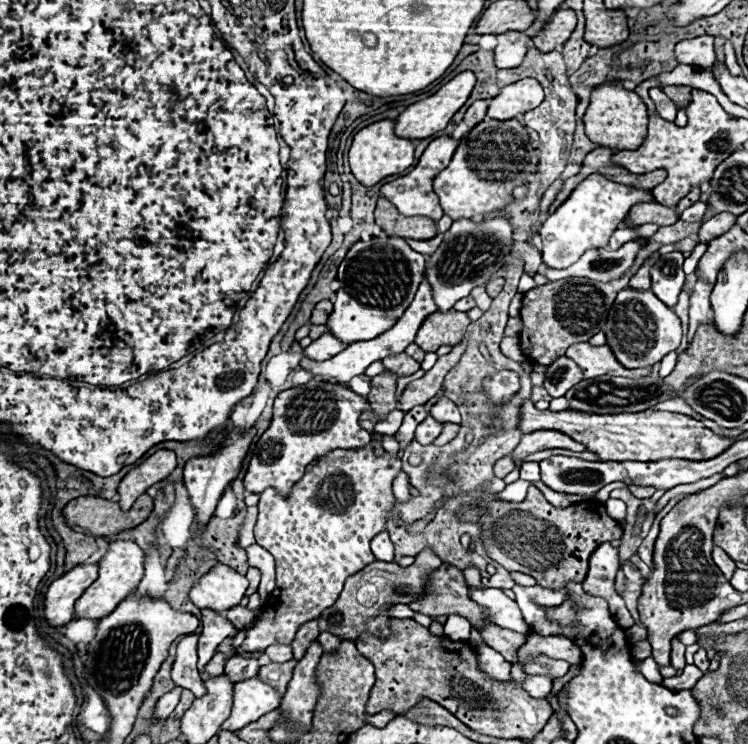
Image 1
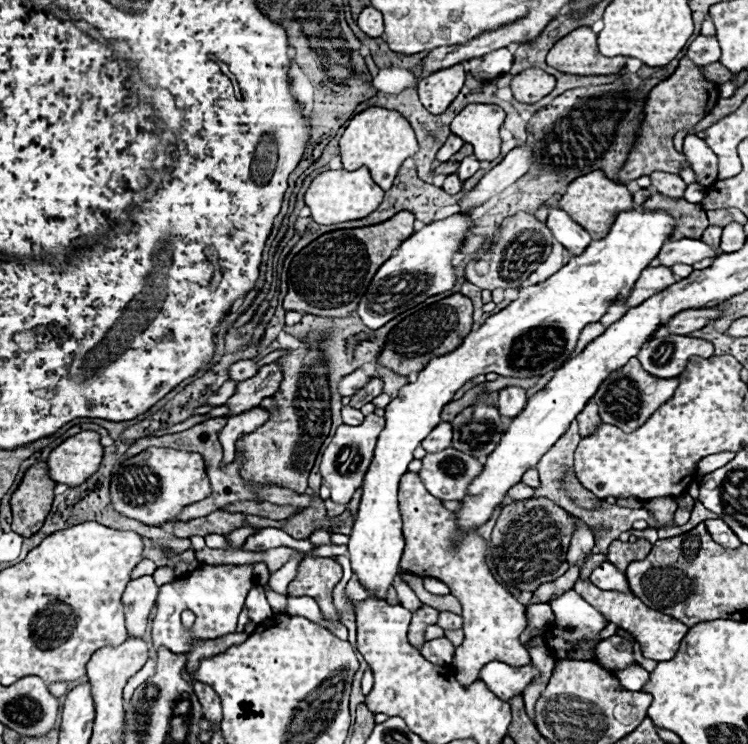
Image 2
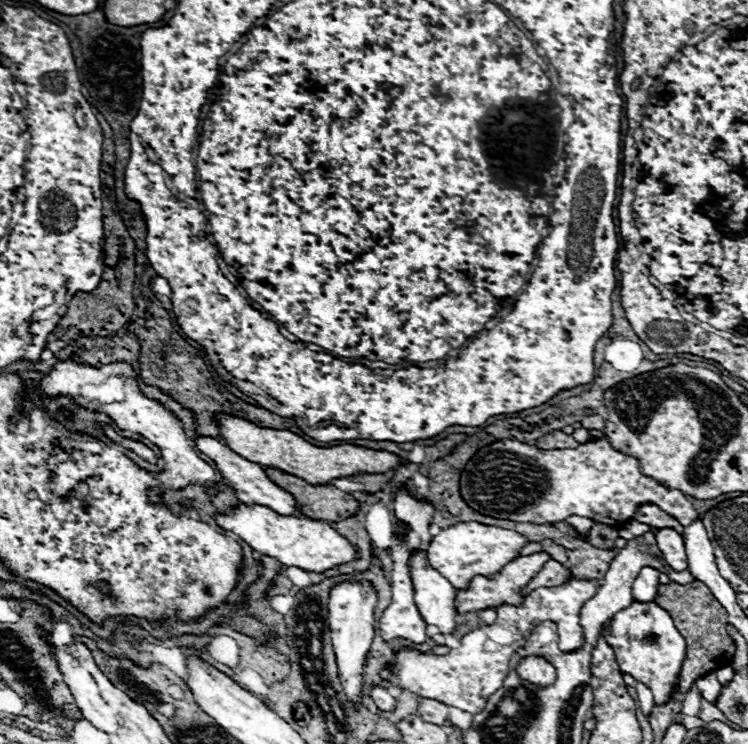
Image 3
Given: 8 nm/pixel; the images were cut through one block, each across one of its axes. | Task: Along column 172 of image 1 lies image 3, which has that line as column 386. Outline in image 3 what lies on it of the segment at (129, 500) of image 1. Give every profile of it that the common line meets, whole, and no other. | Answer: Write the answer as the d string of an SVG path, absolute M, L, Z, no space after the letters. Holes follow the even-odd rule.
M216 414L220 424L220 434L224 444L236 454L244 456L250 462L258 462L260 466L272 466L280 470L288 470L288 474L296 474L312 484L330 484L336 478L352 476L358 472L386 472L398 464L398 458L390 452L374 452L362 446L334 446L334 448L318 448L308 444L304 438L290 430L274 430L260 428L254 422L230 414Z

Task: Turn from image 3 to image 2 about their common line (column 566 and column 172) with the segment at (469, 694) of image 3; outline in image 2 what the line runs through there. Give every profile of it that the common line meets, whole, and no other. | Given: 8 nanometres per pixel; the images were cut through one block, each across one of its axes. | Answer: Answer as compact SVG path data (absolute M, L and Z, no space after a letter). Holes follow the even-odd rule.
M200 564L194 572L164 584L160 588L156 606L156 618L152 624L152 642L154 642L154 650L150 650L150 658L148 662L142 666L142 670L132 676L132 680L128 680L126 688L124 688L124 700L128 702L134 694L134 690L152 674L152 654L156 652L158 646L166 646L176 654L188 654L192 650L192 644L198 640L210 640L210 638L220 638L226 636L230 632L236 630L238 624L238 616L244 608L244 600L250 592L250 588L256 584L254 578L254 566L252 564L226 564L226 566L210 566L210 564ZM184 610L192 610L196 614L196 624L188 630L182 626L180 622L180 614Z

